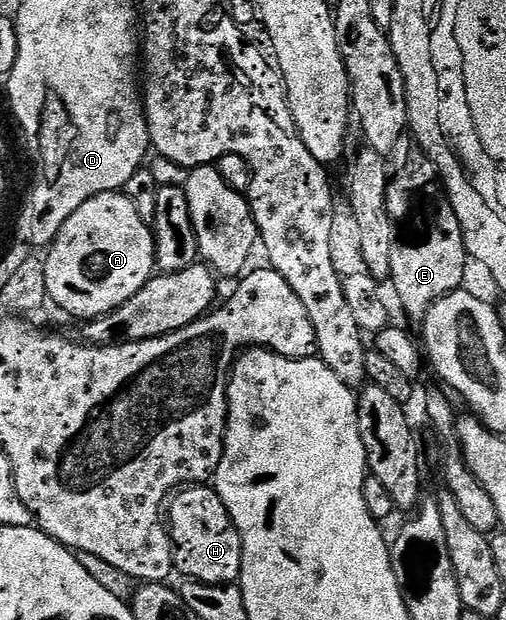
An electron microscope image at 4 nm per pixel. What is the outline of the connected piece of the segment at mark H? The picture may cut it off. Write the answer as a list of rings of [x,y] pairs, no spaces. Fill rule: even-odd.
[[[200,483],[180,488],[170,498],[165,520],[171,531],[175,551],[175,569],[184,578],[201,583],[229,585],[239,580],[243,566],[243,540],[225,507],[210,484]]]

